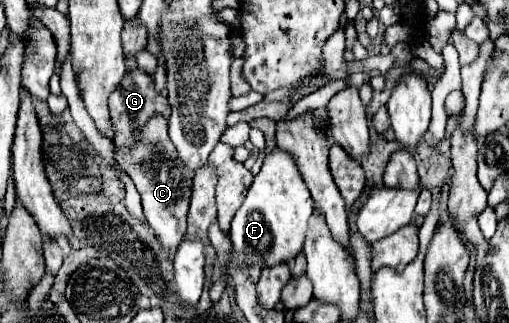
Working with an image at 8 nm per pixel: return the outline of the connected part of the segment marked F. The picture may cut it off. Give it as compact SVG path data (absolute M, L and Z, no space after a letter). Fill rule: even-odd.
M274 146L270 152L266 152L262 168L254 176L254 182L242 206L232 220L232 244L248 258L248 264L252 268L268 268L282 262L292 262L304 248L312 208L312 198L304 186L304 180L300 178L296 158Z

